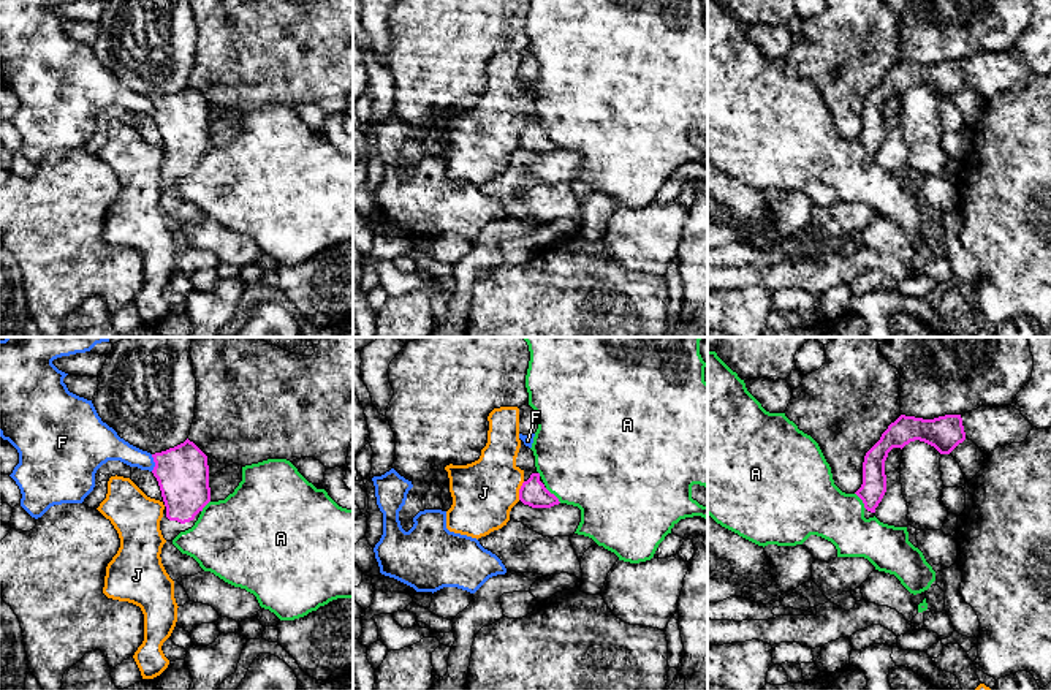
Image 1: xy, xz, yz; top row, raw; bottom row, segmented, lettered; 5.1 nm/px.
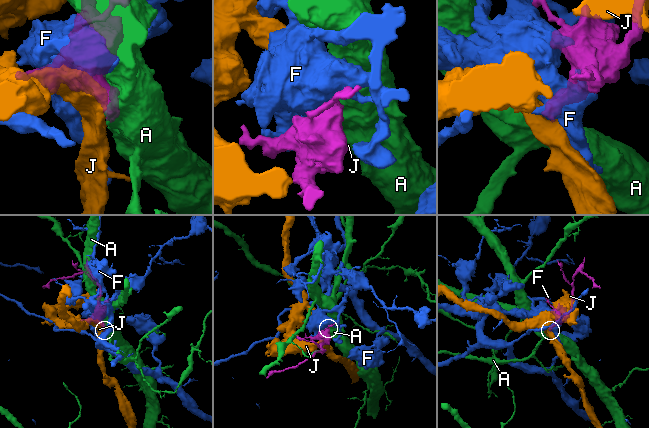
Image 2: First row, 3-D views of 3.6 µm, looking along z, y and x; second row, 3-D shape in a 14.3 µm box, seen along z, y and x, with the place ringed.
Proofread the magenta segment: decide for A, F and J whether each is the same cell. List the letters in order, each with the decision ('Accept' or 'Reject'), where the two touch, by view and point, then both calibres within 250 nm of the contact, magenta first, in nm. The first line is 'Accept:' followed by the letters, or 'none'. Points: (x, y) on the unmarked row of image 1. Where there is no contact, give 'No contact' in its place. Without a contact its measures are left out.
Accept: none
A: Reject. Touches magenta at xz (553, 140). Thickness 140 nm (magenta) against 500 nm
F: Reject. Touches magenta at xy (154, 106). Thickness 260 nm (magenta) against 150 nm
J: Reject. Touches magenta at xz (519, 136). Thickness 140 nm (magenta) against 320 nm

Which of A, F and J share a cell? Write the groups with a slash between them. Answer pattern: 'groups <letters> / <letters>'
groups A / F / J

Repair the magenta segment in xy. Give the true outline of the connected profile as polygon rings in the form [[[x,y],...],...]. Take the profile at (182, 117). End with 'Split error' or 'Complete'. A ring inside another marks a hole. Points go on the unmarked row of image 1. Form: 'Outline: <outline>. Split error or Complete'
Outline: [[[188,84],[152,100],[152,116],[165,147],[160,176],[166,187],[195,171],[211,147],[207,101]]]. Split error

